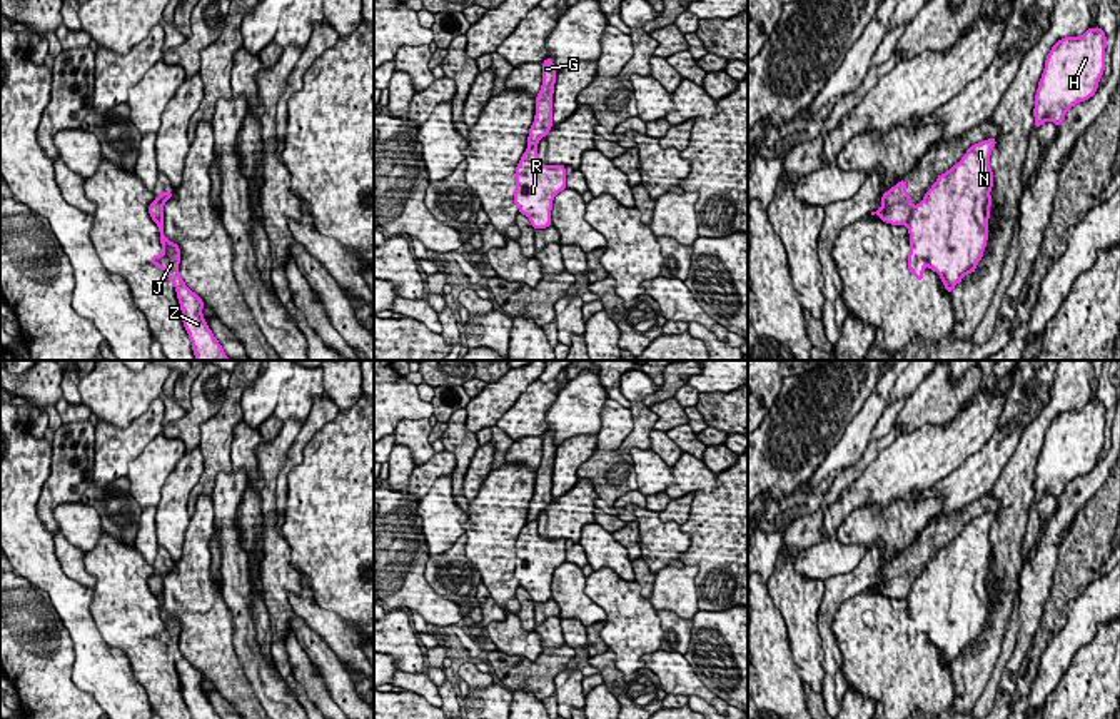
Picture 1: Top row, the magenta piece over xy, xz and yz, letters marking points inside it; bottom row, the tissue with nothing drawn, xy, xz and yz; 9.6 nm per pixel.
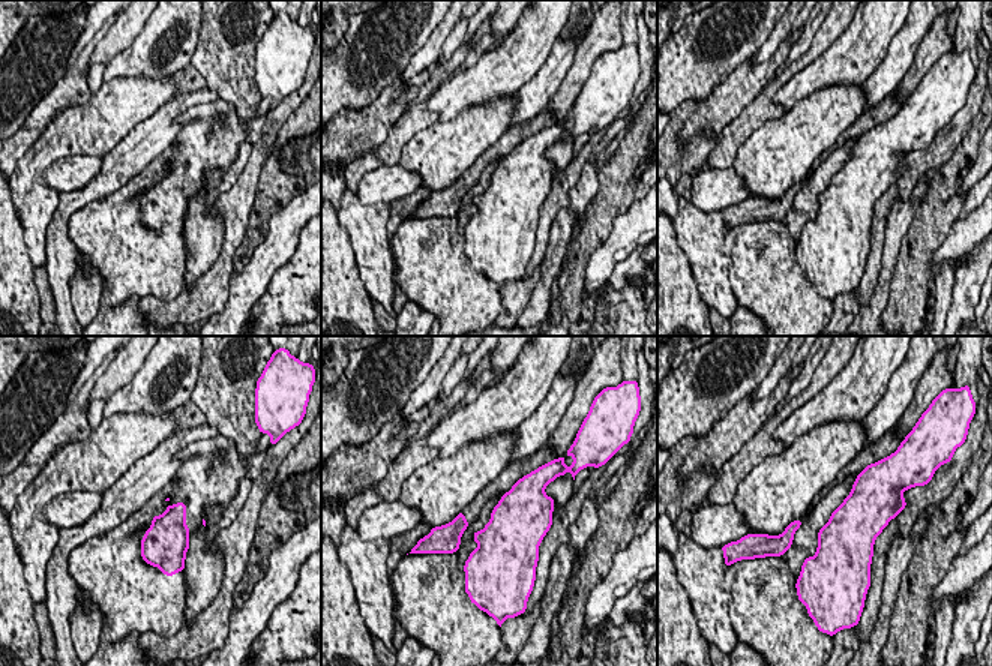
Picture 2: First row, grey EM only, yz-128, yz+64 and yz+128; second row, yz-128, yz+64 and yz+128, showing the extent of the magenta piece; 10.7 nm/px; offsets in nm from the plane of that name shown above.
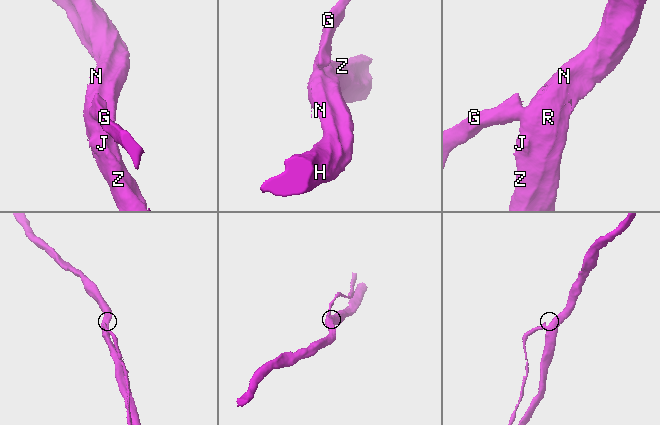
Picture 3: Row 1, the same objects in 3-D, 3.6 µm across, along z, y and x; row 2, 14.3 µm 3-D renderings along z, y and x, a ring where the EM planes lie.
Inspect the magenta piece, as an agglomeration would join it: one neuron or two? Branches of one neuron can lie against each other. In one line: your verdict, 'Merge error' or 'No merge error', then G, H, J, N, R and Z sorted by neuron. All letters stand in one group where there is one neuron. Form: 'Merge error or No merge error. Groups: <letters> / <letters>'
Merge error. Groups: G / H J N R Z

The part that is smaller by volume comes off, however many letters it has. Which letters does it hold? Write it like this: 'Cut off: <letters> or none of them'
Cut off: G

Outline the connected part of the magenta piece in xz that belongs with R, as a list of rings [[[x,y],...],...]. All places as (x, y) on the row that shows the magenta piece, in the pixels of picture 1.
[[[532,147],[522,153],[514,178],[514,204],[519,214],[524,214],[536,230],[549,227],[552,200],[568,187],[566,167],[541,163],[537,147]]]

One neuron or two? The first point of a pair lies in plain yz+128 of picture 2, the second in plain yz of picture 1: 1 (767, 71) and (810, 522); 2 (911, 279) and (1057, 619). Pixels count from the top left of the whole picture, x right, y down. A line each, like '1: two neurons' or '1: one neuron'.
1: two neurons
2: one neuron

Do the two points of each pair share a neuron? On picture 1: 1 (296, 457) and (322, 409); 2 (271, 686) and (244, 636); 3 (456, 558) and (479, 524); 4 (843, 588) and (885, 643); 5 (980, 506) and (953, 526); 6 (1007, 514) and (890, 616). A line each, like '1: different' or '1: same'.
1: same
2: same
3: different
4: different
5: same
6: different

